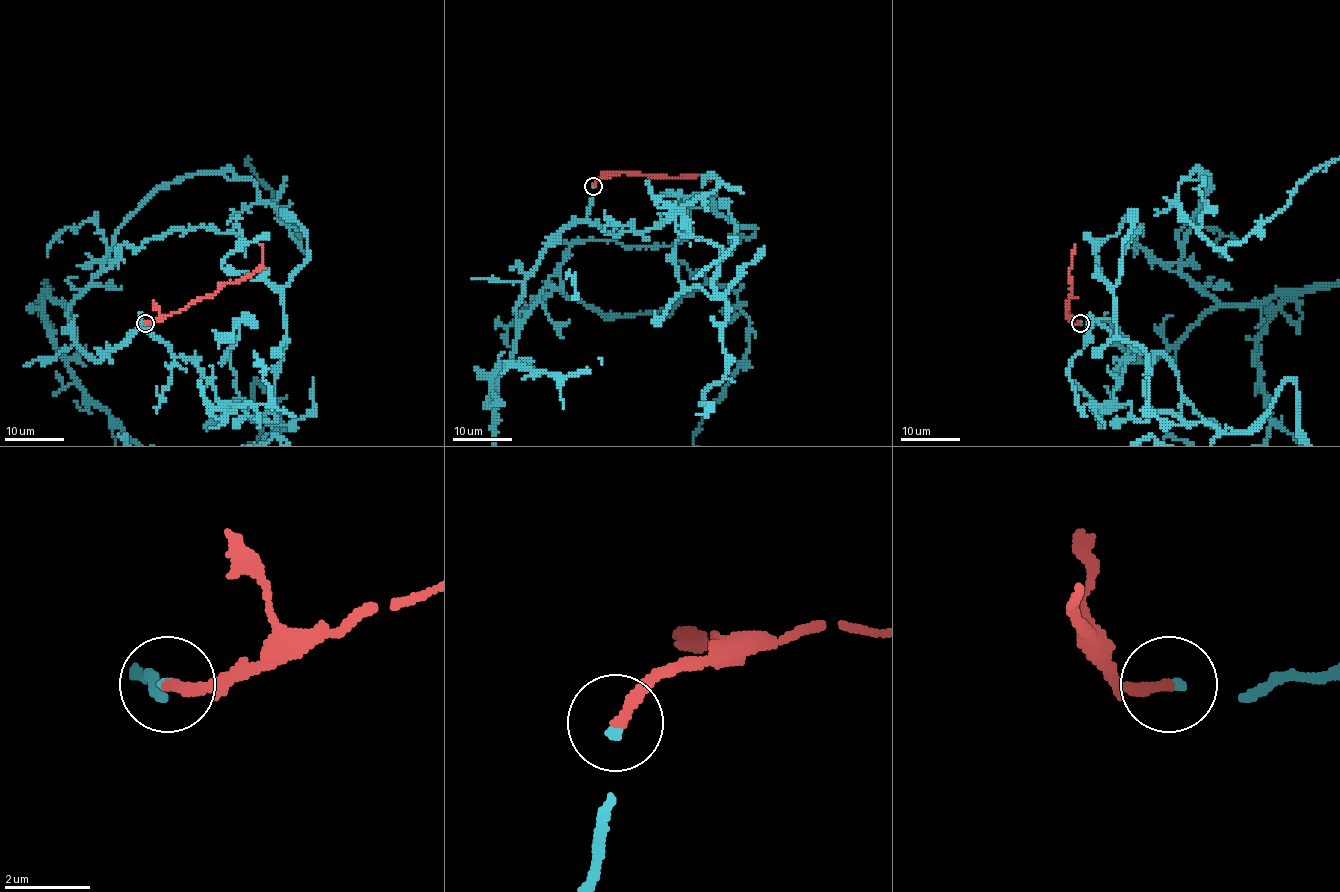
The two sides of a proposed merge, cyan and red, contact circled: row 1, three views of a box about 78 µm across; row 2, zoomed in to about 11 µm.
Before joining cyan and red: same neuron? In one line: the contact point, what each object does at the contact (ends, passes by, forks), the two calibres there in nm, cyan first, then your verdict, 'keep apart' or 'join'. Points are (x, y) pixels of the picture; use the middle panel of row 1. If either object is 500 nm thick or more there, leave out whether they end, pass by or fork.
at (593, 186); cyan ends there; red ends there; 160 nm thick on the cyan side, 280 nm on the other; join

